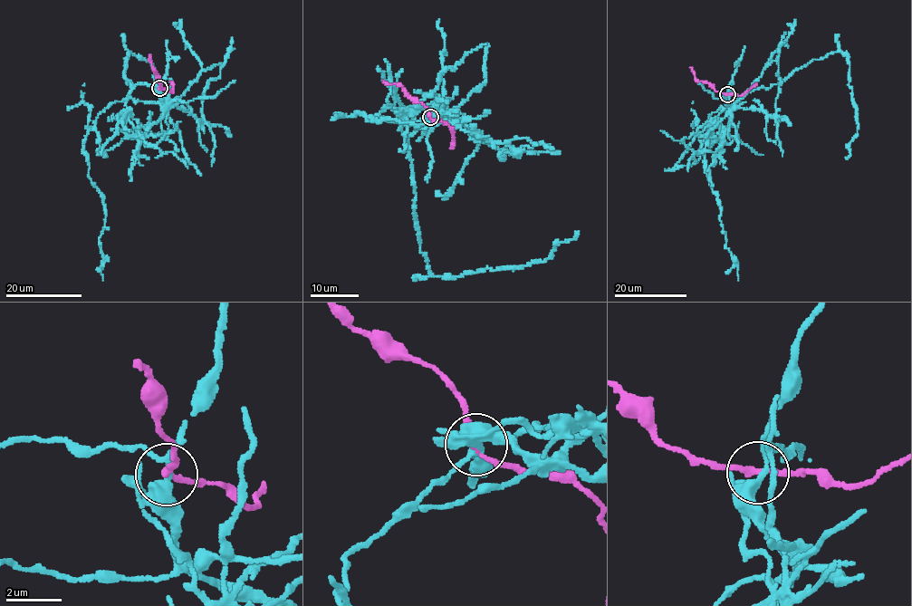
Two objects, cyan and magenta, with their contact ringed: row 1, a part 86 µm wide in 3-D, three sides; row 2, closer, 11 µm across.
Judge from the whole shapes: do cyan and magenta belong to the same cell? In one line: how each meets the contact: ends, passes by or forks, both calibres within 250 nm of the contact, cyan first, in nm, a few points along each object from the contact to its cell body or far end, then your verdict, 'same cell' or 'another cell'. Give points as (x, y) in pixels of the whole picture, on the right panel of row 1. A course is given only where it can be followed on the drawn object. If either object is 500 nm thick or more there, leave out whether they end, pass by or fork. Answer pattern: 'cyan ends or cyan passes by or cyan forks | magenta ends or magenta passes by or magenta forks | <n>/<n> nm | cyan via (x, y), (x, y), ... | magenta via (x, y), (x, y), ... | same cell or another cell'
cyan forks | magenta passes by | 280/170 nm | cyan via (727, 93), (733, 91), (739, 98), (761, 87), (768, 88), (813, 60), (846, 52), (857, 134), (846, 158) | magenta via (727, 93), (714, 89), (707, 82), (699, 81), (690, 68) | another cell

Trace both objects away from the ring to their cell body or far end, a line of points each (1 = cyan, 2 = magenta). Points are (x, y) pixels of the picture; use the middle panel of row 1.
1: (430, 117), (405, 143), (419, 245), (433, 275), (458, 277), (549, 258), (556, 244), (572, 239), (579, 231)
2: (429, 117), (428, 109), (409, 96), (402, 86), (384, 81)

